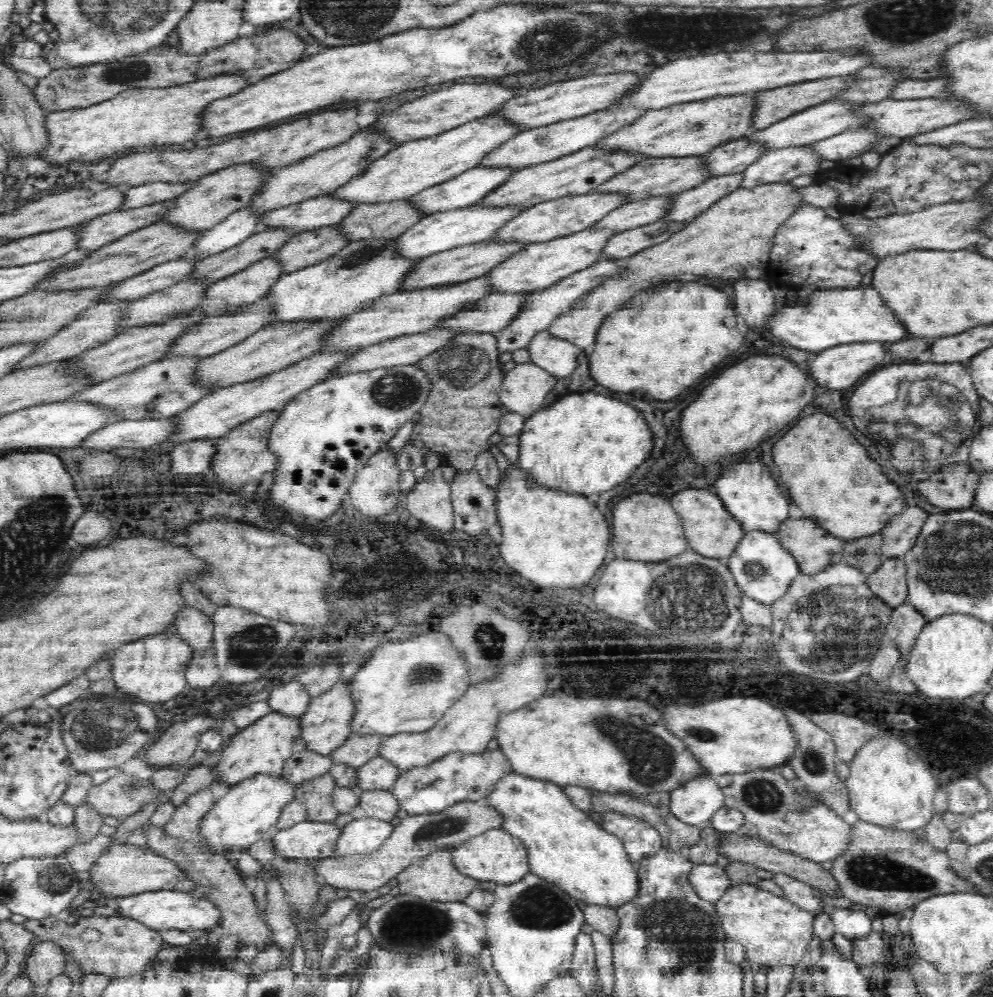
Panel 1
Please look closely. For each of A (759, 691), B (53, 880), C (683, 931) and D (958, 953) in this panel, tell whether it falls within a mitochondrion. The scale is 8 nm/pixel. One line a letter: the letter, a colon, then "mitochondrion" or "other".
A: other
B: mitochondrion
C: mitochondrion
D: other

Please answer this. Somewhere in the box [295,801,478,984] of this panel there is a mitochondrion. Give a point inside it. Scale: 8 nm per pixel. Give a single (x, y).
(411, 924)

